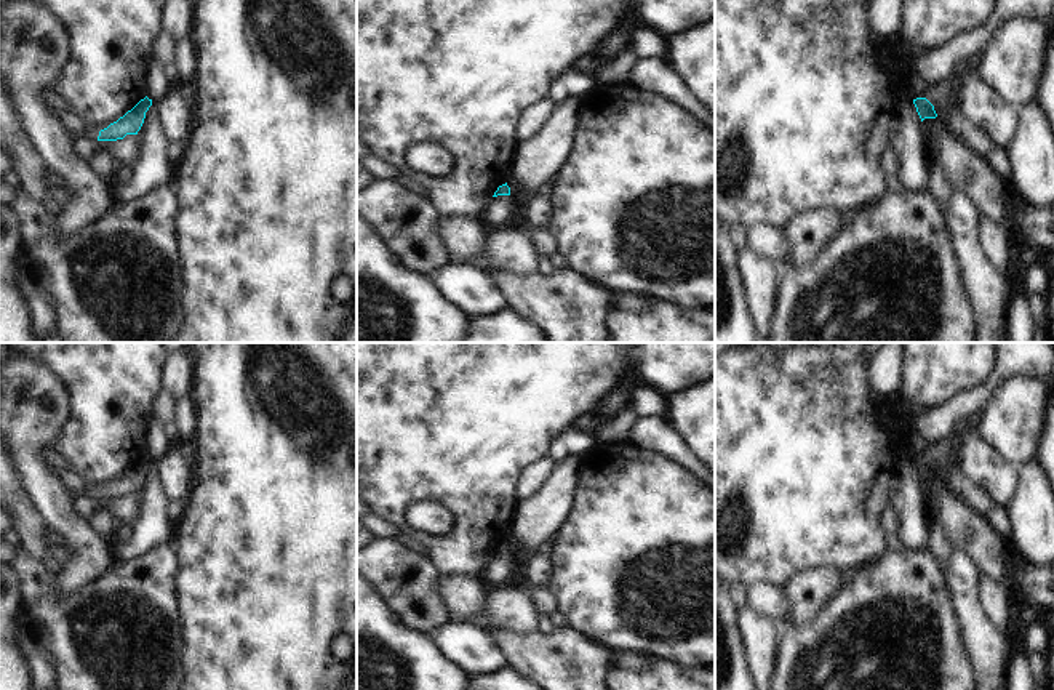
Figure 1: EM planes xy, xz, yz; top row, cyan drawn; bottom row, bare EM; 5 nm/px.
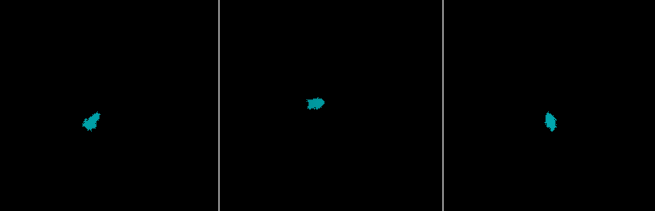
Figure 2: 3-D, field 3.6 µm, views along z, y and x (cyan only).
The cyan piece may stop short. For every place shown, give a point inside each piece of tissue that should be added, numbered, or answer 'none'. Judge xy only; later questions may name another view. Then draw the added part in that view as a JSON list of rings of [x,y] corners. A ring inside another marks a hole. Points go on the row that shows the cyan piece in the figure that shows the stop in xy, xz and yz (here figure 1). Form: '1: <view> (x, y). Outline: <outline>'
1: xy (91, 133). Outline: [[[85,125],[83,126],[83,131],[78,133],[78,134],[72,134],[74,139],[90,139],[90,141],[98,141],[98,136],[99,136],[99,131],[107,128],[109,125],[106,126],[88,126]]]

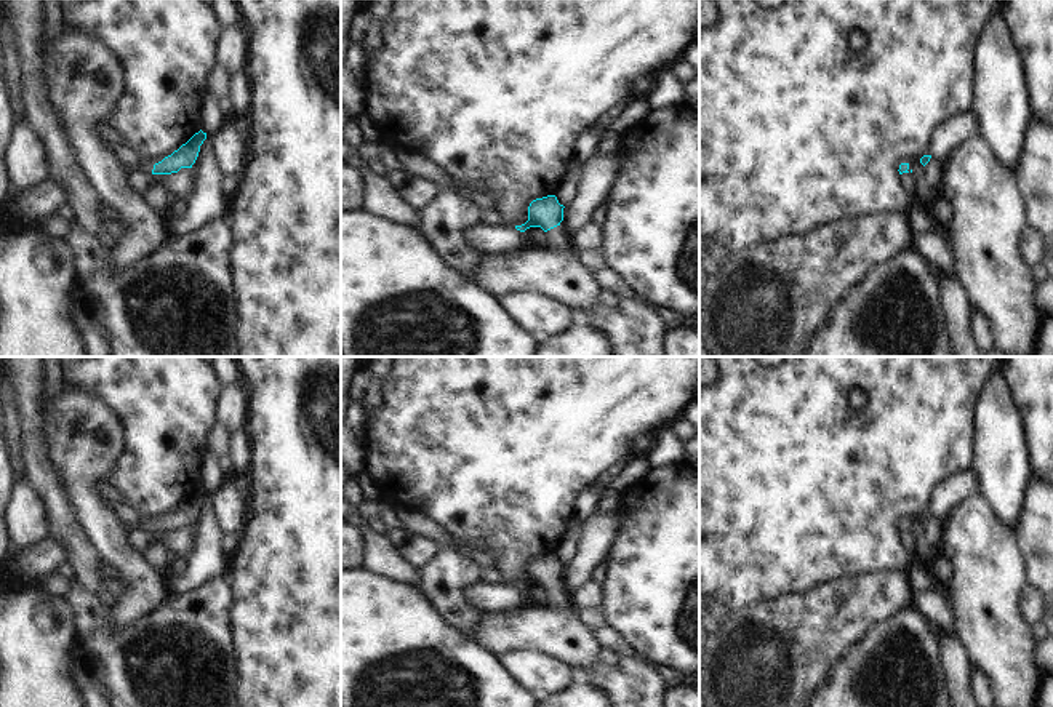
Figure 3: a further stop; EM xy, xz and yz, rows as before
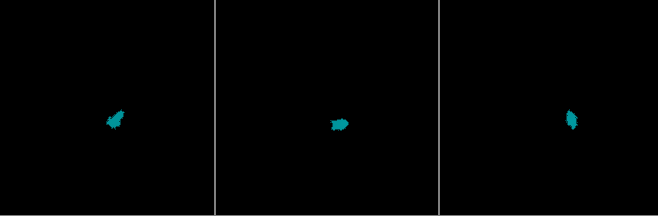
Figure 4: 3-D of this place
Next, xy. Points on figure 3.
1: xy (146, 167). Outline: [[[139,158],[138,160],[138,165],[133,166],[133,168],[126,168],[128,173],[144,173],[144,174],[152,174],[152,170],[154,170],[154,165],[162,162],[163,158],[160,160],[142,160]]]

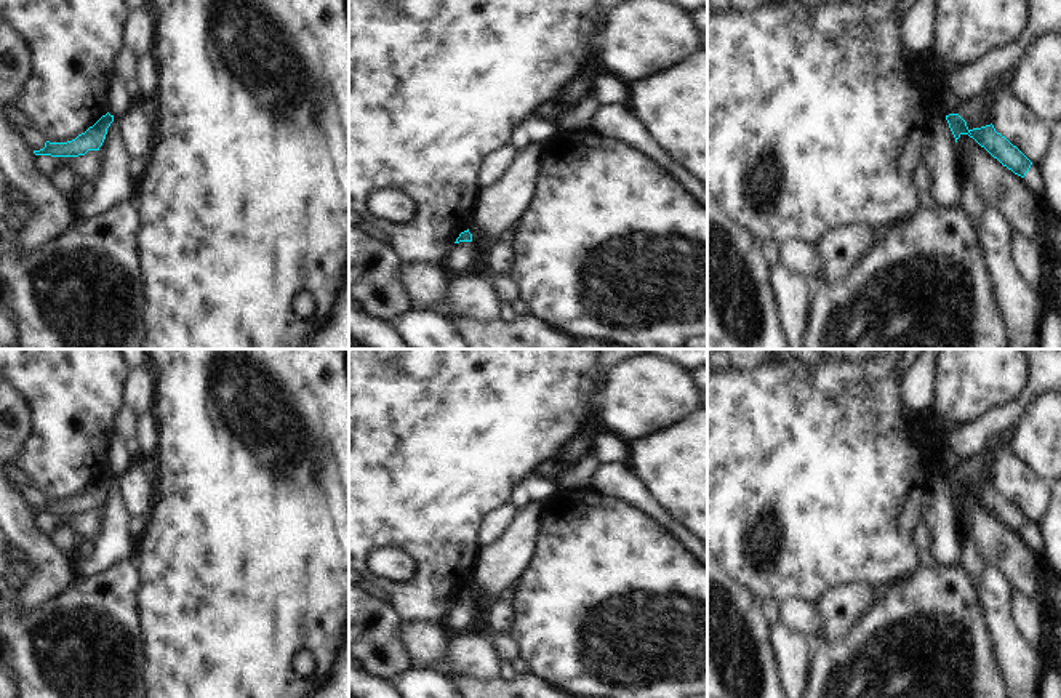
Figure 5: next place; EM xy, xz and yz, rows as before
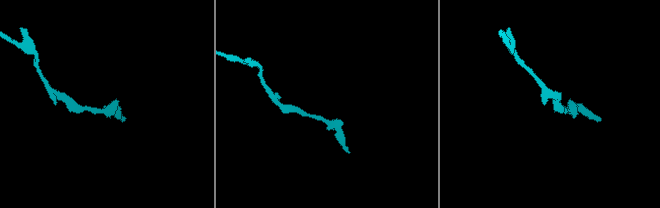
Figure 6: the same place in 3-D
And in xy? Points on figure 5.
none.

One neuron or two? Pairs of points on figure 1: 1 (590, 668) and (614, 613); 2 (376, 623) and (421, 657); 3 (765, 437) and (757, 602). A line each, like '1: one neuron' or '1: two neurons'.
1: two neurons
2: one neuron
3: two neurons

